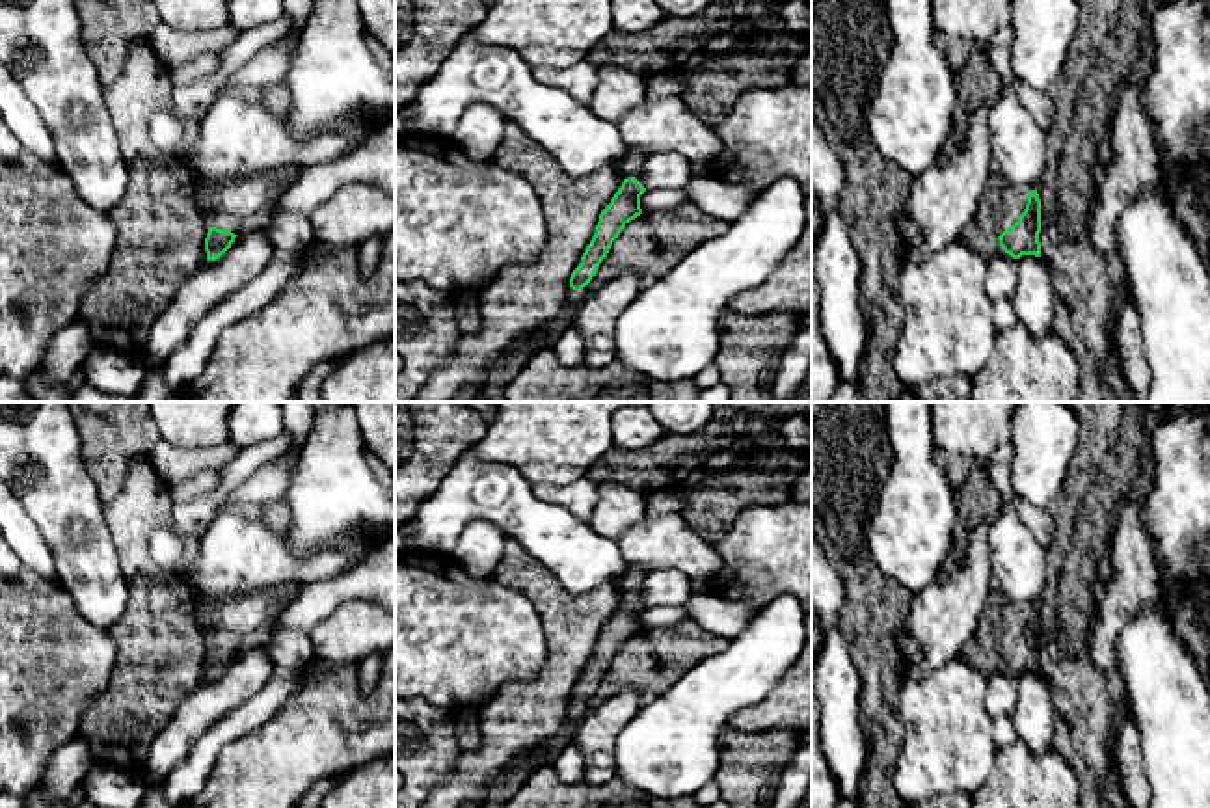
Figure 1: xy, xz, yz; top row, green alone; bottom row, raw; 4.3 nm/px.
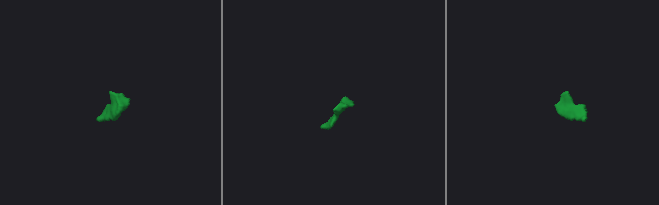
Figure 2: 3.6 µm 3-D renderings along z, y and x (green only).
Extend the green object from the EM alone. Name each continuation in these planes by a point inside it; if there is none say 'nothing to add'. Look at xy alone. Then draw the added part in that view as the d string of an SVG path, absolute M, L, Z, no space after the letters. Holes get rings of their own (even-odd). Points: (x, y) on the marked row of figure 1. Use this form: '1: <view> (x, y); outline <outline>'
1: xy (241, 205); outline M285 166L244 179L205 184L201 194L208 225L235 235L268 227L274 209L300 171L296 166Z

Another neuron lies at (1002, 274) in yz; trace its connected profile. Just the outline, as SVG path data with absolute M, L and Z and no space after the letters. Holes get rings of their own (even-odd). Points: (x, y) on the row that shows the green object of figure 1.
M1000 251L987 263L985 287L992 302L1011 298L1018 283L1016 259Z

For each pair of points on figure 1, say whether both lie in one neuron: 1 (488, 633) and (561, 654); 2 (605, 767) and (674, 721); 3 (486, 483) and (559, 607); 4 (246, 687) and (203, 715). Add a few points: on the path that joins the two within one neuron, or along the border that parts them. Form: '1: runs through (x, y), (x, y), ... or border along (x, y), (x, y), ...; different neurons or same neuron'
1: border along (535, 607), (546, 658), (533, 680), (516, 682); different neurons
2: border along (631, 719), (615, 745), (615, 777); different neurons
3: border along (507, 537), (520, 542), (559, 581); different neurons
4: runs through (235, 687), (215, 704); same neuron

